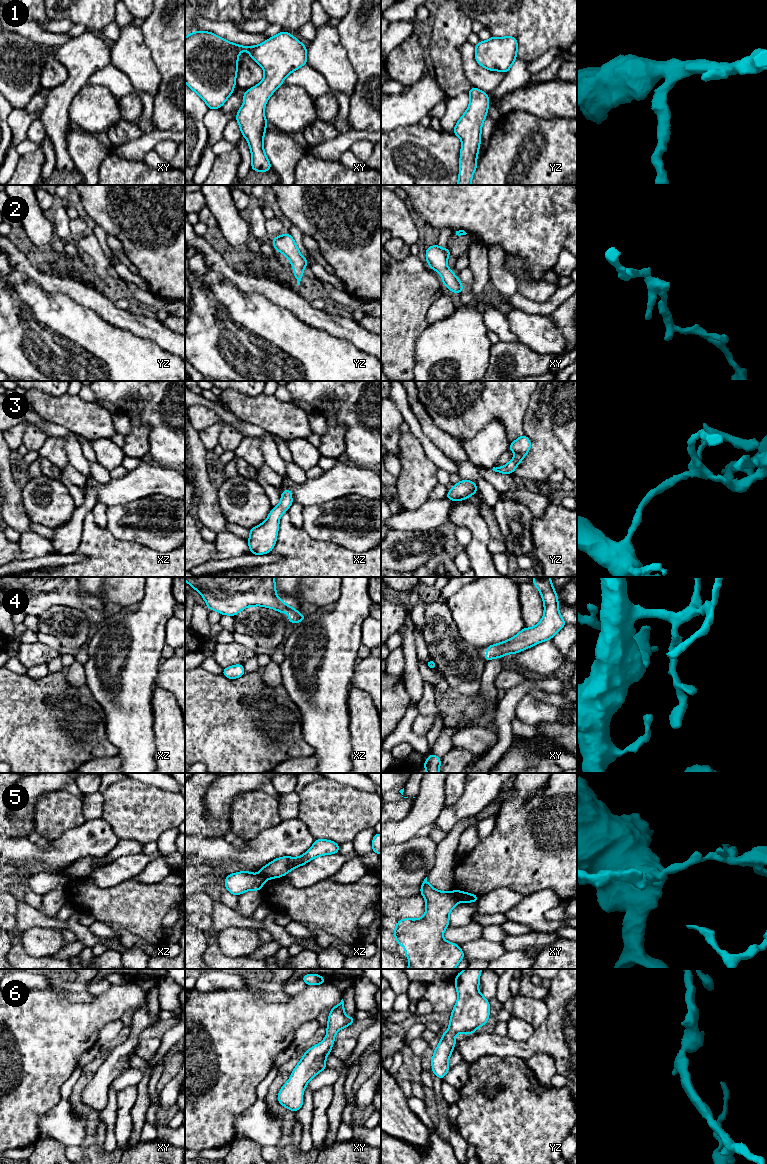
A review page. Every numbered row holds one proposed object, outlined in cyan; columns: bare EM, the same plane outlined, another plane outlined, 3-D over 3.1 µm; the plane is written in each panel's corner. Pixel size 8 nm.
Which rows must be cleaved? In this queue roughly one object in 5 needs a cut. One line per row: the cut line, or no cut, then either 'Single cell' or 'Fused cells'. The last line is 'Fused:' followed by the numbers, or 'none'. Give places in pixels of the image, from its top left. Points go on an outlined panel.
1: No split. Single cell
2: No split. Single cell
3: No split. Single cell
4: No split. Single cell
5: Split along xy (454, 890), (454, 893), (460, 900). Fused cells
6: No split. Single cell
Fused: 5

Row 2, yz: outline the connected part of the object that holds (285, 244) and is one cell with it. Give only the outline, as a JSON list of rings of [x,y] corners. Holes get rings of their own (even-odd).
[[[289,233],[272,238],[273,246],[276,251],[283,253],[291,262],[293,273],[297,279],[297,284],[303,277],[303,269],[308,266],[308,259],[305,259],[295,243],[293,237]]]

